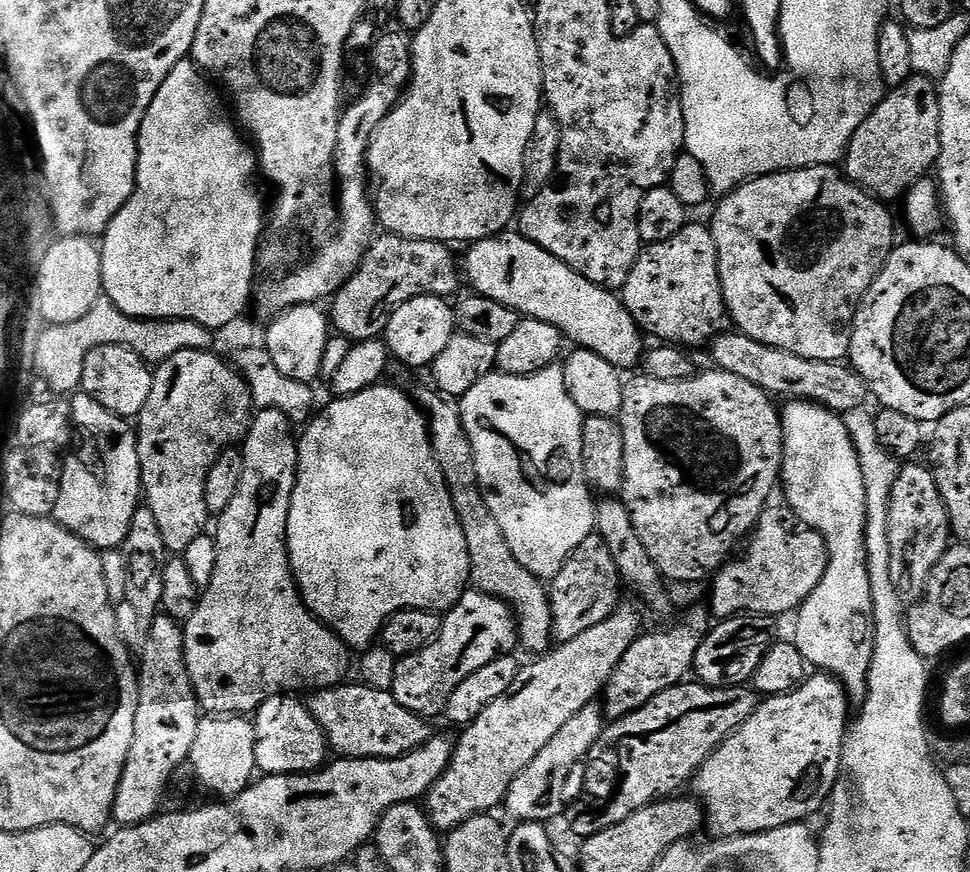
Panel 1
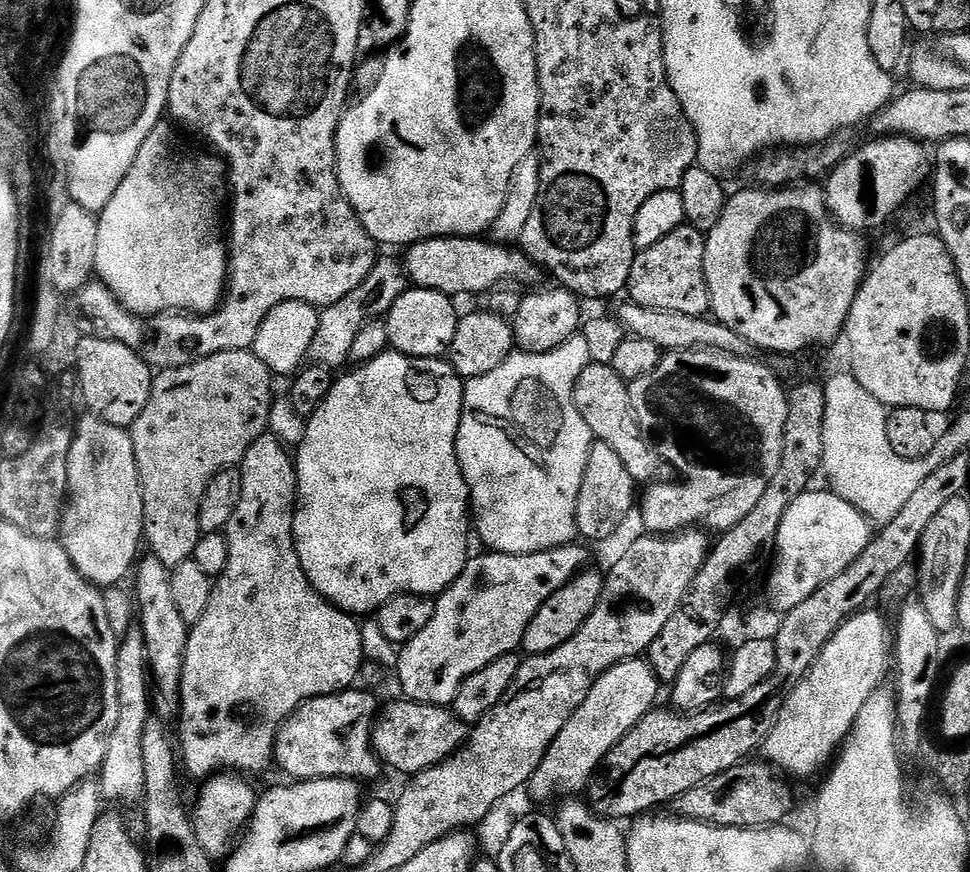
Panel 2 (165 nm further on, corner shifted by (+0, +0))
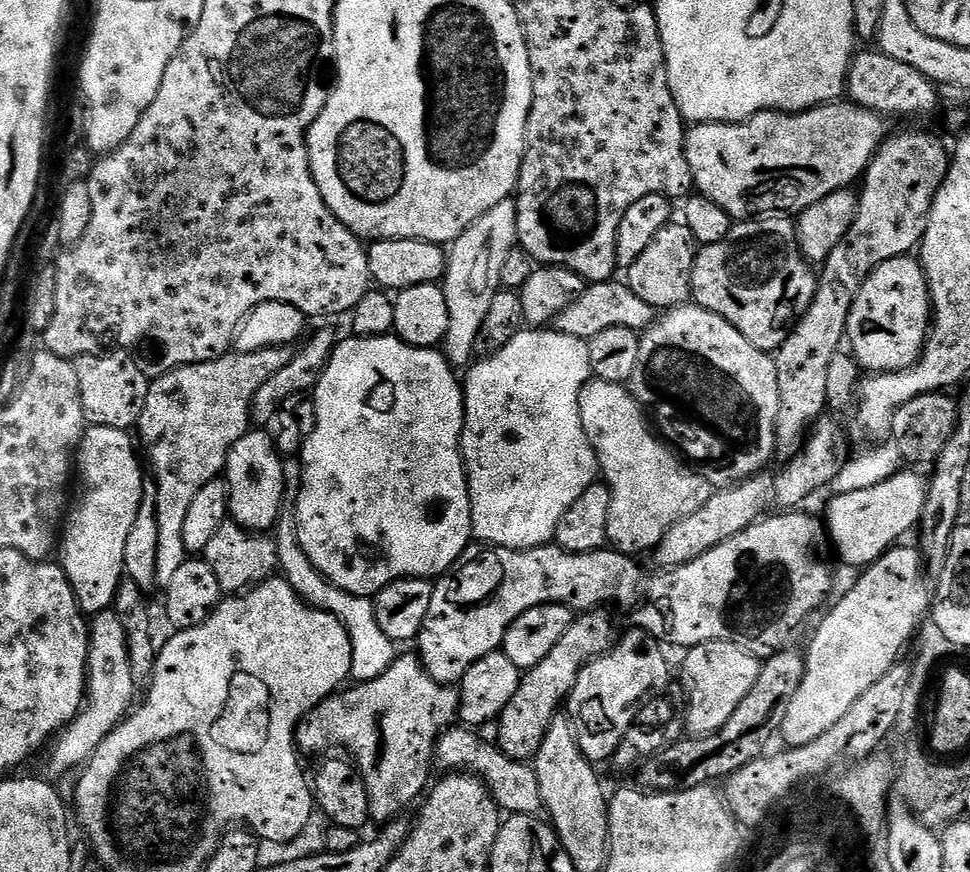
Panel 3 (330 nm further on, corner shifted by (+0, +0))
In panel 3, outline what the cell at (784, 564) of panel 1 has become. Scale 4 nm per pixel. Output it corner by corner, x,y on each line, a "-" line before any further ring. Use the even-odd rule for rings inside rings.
901,470
886,482
878,482
878,486
866,486
866,490
850,490
833,495
833,500
828,504
826,515
826,536
836,547
840,560
849,564
855,570
863,570
873,564
879,556
883,556
889,548
893,547
908,531
915,529
920,523
920,515
926,506
928,486
925,477
920,477
916,470

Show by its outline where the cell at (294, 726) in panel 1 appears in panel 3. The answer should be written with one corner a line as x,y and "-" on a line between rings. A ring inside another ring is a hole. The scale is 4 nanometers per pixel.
416,654
401,655
378,678
356,682
351,686
326,697
317,708
304,715
296,727
296,746
301,753
307,754
324,752
331,744
341,744
364,778
370,798
371,819
391,822
419,798
420,791
422,796
429,787
428,775
434,772
436,741
441,732
453,727
460,711
460,697
455,687
434,682

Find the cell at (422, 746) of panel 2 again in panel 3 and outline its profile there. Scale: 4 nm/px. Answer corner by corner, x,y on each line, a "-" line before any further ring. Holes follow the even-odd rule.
453,726
440,733
436,741
434,764
437,769
445,768
448,774
468,773
480,777
492,791
496,805
513,816
539,817
544,812
542,790
538,786
538,774
531,763
512,760
495,743
483,740
480,734
467,726

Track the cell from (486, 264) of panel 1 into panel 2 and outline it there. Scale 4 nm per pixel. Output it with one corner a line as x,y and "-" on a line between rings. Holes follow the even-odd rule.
439,236
437,240
421,240
419,244
411,245
405,251
408,253
402,256
404,271
415,287
438,290
453,298
459,297
459,292
479,294
509,282
517,285
537,283
537,265
533,264
523,251
485,240
470,236

